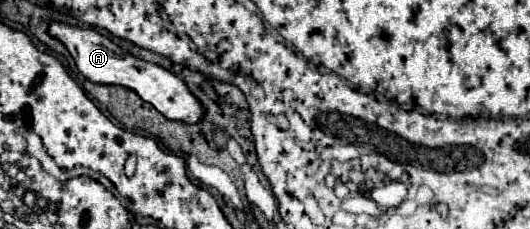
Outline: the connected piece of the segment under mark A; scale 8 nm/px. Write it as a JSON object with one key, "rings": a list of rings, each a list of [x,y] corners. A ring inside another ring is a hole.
{"rings":[[[51,23],[49,33],[53,37],[57,37],[61,43],[65,43],[65,47],[69,49],[69,53],[73,55],[73,59],[77,63],[77,69],[91,83],[121,85],[125,89],[131,89],[145,103],[153,105],[163,117],[167,117],[171,121],[183,121],[187,125],[195,125],[205,117],[203,103],[189,91],[185,81],[179,79],[175,73],[171,73],[169,69],[133,57],[129,51],[123,51],[119,45],[115,45],[109,37],[105,37],[93,29],[79,29],[79,27],[71,27],[65,23]]]}

